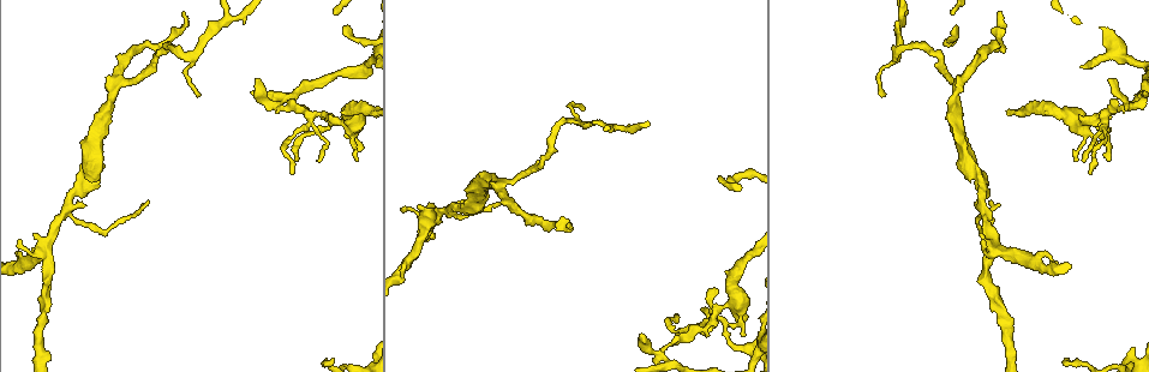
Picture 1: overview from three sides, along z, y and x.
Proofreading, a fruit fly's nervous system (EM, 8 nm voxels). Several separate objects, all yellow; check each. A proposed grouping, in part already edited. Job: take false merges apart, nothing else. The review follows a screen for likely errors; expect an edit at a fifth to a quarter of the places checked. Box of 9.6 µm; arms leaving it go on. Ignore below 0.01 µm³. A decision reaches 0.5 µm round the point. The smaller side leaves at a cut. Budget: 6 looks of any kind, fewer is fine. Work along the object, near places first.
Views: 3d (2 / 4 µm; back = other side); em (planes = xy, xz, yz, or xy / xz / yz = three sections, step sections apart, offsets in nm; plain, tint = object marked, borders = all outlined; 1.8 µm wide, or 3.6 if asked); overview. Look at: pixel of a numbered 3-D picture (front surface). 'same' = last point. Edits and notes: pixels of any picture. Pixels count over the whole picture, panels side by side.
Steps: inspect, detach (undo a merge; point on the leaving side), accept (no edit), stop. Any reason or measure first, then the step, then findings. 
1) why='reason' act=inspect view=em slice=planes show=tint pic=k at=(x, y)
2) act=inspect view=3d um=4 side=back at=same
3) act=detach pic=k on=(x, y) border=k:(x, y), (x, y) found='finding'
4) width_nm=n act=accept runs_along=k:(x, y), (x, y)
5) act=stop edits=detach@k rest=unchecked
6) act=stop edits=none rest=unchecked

act=inspect view=3d um=4 pic=1 at=(48, 247)

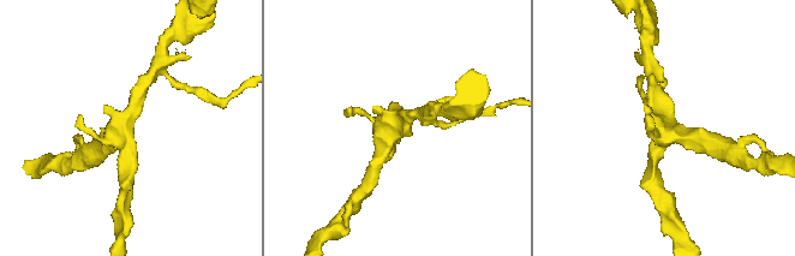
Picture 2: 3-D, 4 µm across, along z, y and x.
why='need the tissue' act=inspect view=em slice=planes show=tint pic=2 at=(661, 129)

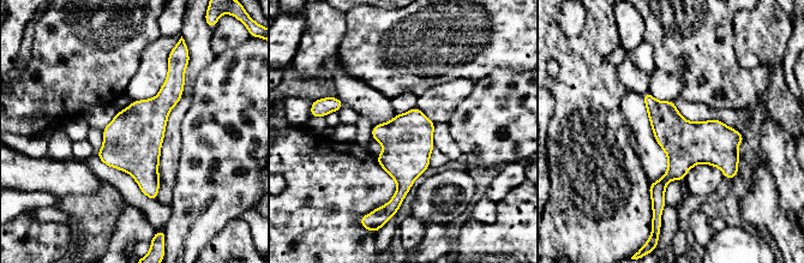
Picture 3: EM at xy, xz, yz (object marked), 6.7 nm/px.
act=accept found='continuous, no second cell'

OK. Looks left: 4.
why='three arms meet' act=inspect view=em slice=planes show=tint pic=1 at=(500, 181)

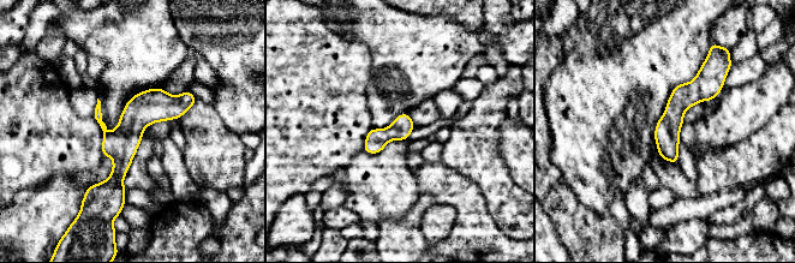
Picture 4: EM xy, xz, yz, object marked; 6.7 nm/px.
act=accept found='continuous, no second cell'

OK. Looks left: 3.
why='abrupt turn' act=inspect view=3d um=2 pic=1 at=(699, 330)

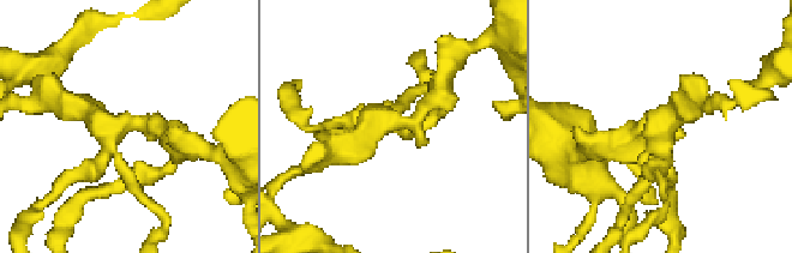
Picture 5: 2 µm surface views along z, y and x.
arms=3 act=inspect view=em slice=planes show=plain pic=5 at=(114, 125)

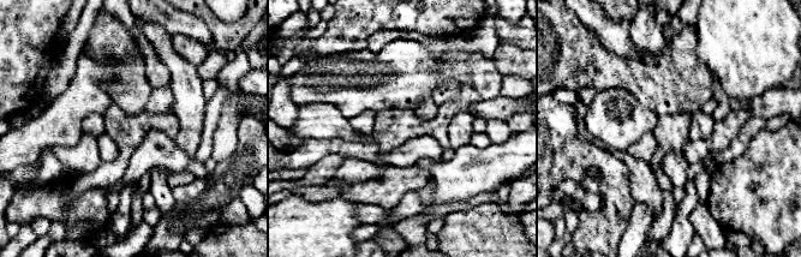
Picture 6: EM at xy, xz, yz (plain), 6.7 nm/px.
act=inspect view=em slice=planes show=tint at=same

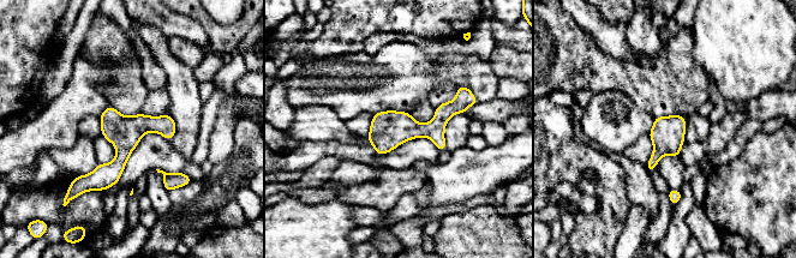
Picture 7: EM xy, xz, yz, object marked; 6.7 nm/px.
act=accept runs_along=7:(171, 121), (144, 124), (103, 176), (84, 182) found='one cell here'

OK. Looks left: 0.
act=stop edits=none rest=unchecked

